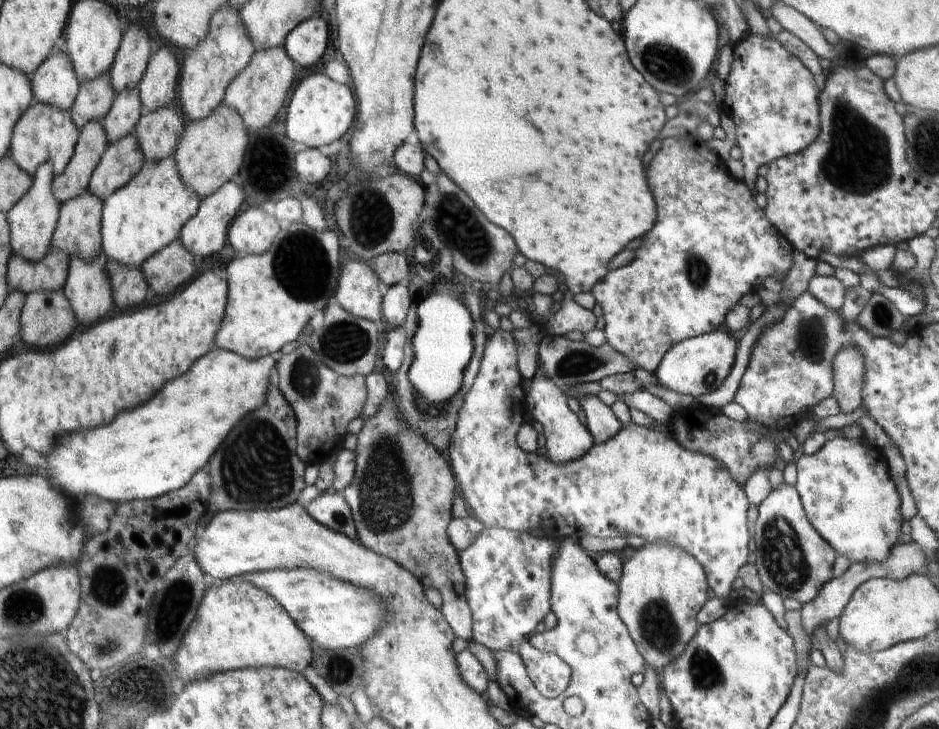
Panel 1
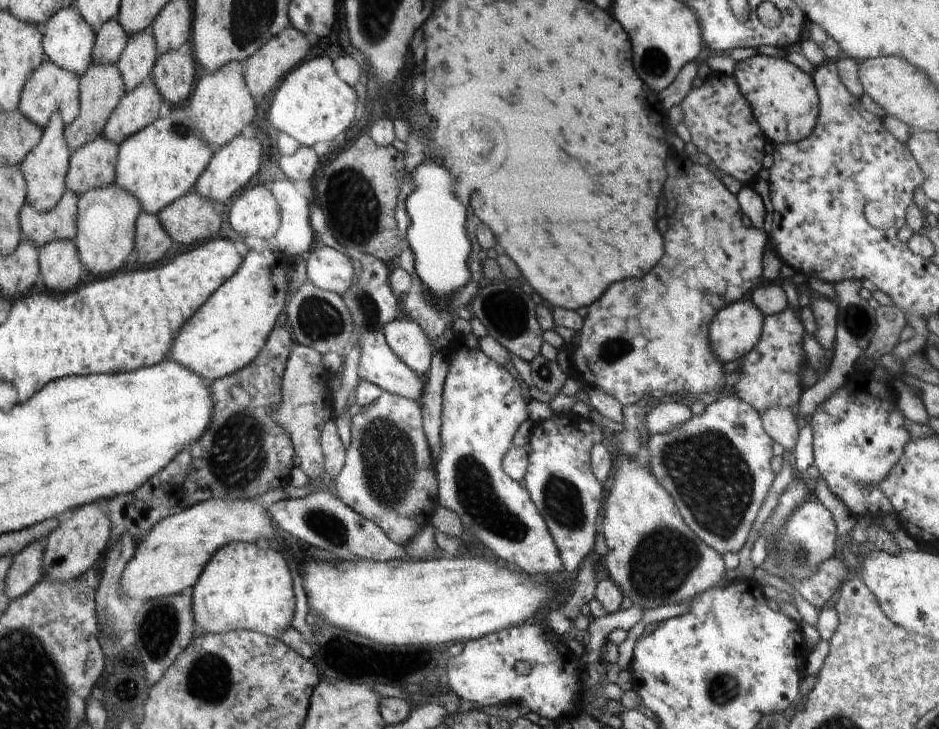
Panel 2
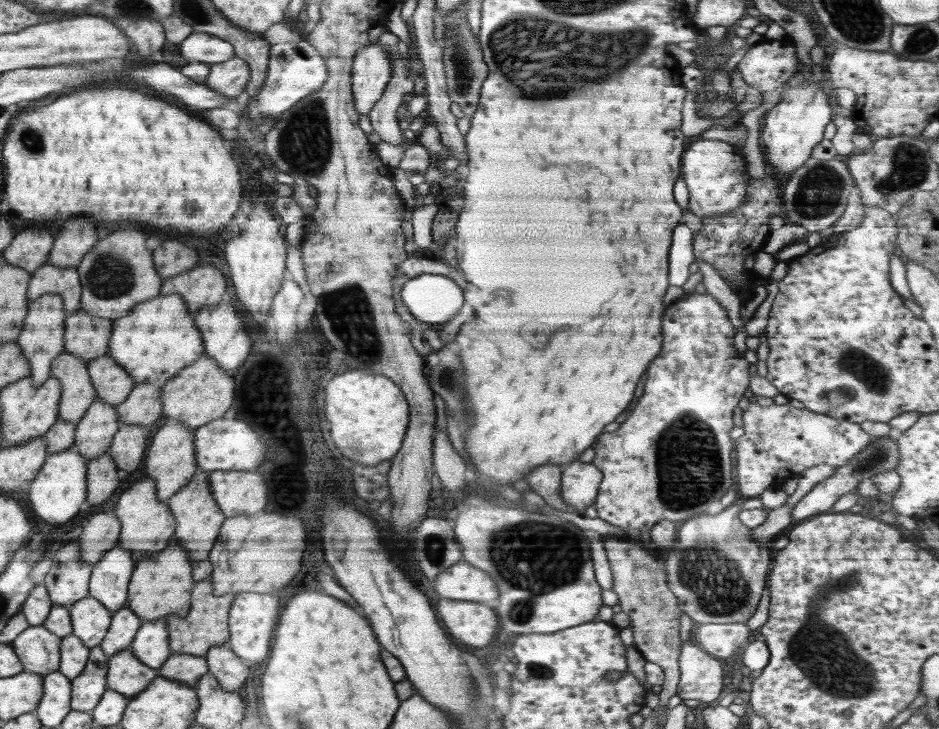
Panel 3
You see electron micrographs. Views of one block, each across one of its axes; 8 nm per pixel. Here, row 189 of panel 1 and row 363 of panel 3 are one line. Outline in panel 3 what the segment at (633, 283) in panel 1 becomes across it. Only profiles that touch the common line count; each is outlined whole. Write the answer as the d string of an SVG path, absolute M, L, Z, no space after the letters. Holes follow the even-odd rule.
M711 294L684 295L666 310L662 324L664 344L648 366L644 394L628 420L614 433L602 434L592 446L595 456L591 463L603 474L594 503L598 518L624 530L620 537L631 541L637 540L642 531L650 532L660 520L678 524L707 514L712 501L720 500L734 487L731 462L735 441L729 435L735 426L732 412L750 386L750 364L734 346L736 330L726 309Z

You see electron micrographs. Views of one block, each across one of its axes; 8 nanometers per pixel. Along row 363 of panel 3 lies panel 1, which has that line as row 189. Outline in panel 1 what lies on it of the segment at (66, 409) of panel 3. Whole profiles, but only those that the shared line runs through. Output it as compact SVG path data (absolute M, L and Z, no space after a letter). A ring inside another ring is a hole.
M88 122L82 130L79 130L78 144L75 146L75 154L70 164L62 174L54 178L54 193L60 203L71 201L84 194L89 186L92 173L102 158L107 147L107 131L104 130L102 122Z

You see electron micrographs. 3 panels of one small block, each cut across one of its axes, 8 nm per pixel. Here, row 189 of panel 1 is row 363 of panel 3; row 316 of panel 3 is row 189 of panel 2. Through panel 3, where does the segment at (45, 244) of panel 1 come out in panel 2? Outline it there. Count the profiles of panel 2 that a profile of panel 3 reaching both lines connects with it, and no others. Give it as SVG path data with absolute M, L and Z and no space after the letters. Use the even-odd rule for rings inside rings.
M59 112L43 128L42 140L24 157L22 171L27 182L27 201L39 213L51 211L67 191L66 178L70 172L71 150L66 142L66 126Z

